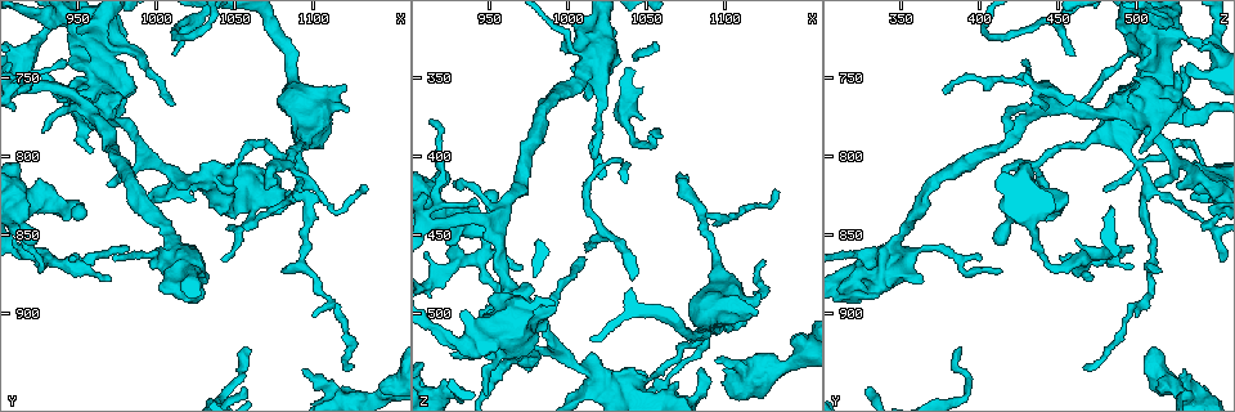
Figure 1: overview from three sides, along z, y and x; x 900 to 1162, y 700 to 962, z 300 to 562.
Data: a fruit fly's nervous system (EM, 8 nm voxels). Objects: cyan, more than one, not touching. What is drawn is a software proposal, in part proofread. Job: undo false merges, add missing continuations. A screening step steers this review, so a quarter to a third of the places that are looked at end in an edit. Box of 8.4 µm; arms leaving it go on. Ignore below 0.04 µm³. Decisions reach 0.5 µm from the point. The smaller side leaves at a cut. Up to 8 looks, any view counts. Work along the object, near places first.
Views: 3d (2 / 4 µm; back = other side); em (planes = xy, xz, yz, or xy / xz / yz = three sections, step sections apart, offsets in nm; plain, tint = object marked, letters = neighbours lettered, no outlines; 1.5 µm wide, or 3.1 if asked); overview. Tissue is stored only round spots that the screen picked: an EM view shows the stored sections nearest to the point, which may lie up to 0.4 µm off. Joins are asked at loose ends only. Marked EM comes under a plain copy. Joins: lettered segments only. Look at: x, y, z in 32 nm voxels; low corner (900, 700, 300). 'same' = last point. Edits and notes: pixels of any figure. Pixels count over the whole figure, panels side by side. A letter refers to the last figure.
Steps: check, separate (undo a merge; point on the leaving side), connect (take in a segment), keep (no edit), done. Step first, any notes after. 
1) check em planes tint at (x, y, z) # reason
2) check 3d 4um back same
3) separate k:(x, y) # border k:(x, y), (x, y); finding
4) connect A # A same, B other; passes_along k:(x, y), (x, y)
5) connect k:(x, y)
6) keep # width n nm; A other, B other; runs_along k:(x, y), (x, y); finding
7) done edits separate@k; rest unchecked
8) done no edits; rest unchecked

check 3d 4um at (1070, 822, 410) # branch stops here

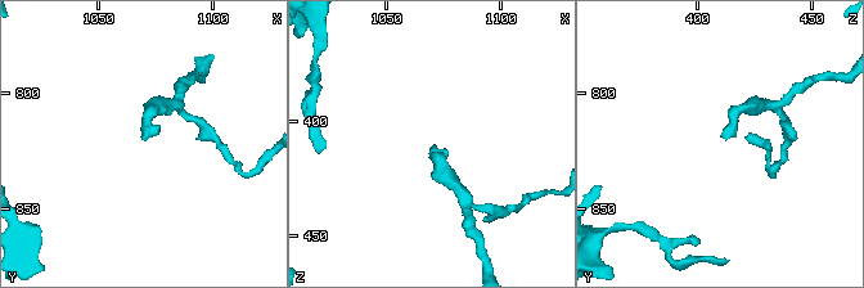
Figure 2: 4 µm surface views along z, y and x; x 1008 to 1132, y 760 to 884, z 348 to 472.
check em xz step 4 tint at (1069, 821, 412)

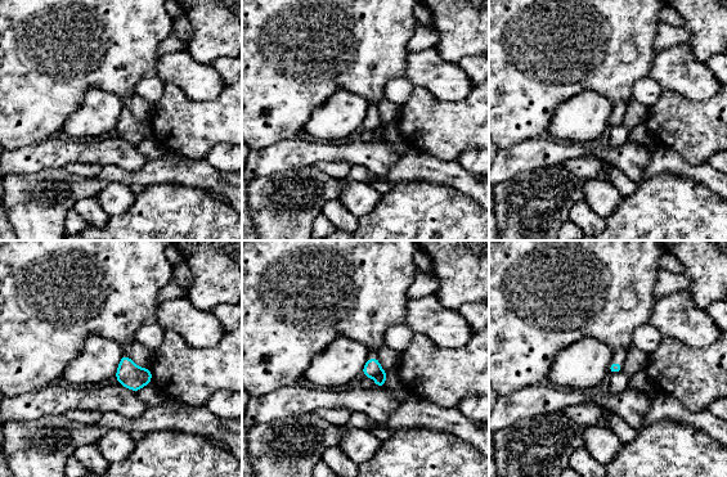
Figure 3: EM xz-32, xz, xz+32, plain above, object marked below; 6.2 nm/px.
check em planes letters same

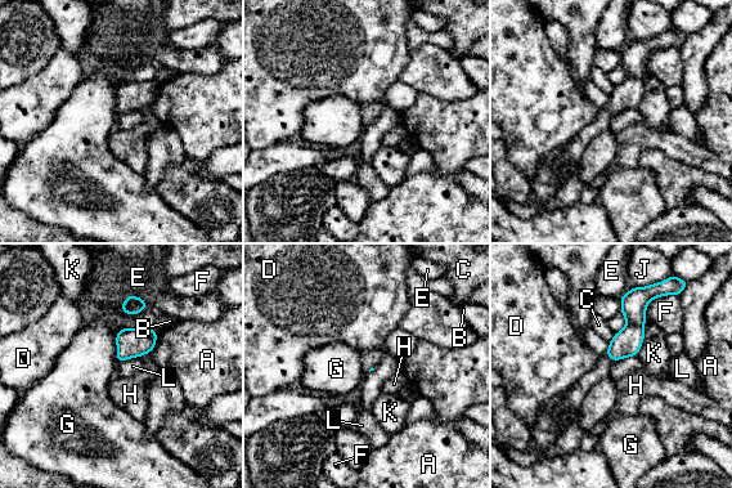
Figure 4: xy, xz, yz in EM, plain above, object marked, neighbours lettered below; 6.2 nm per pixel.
keep # A other, B other, C other, D other, E other, F other, G other, H other, J other, K other, L other; border 4:(115, 334), (116, 361); none of them fits

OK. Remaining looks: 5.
check em planes letters at (1096, 934, 530) # an open end

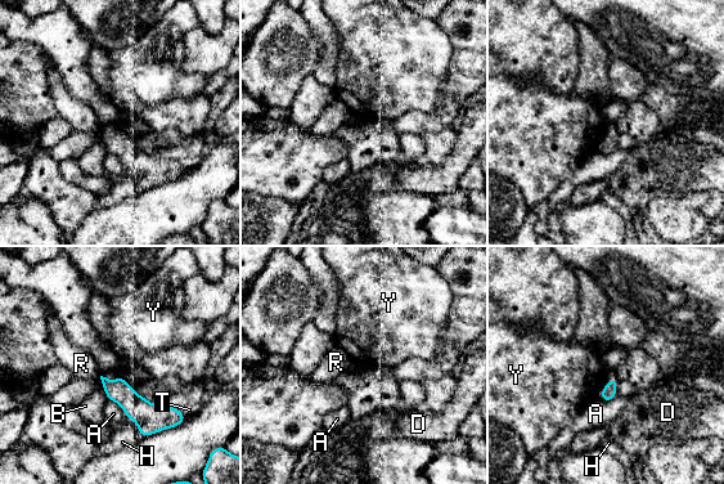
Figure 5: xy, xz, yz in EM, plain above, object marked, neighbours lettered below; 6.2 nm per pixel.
connect H # A other, B other, D other, H same, R other, T other, Y other; it goes on there

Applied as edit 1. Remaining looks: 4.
check overview # redraw

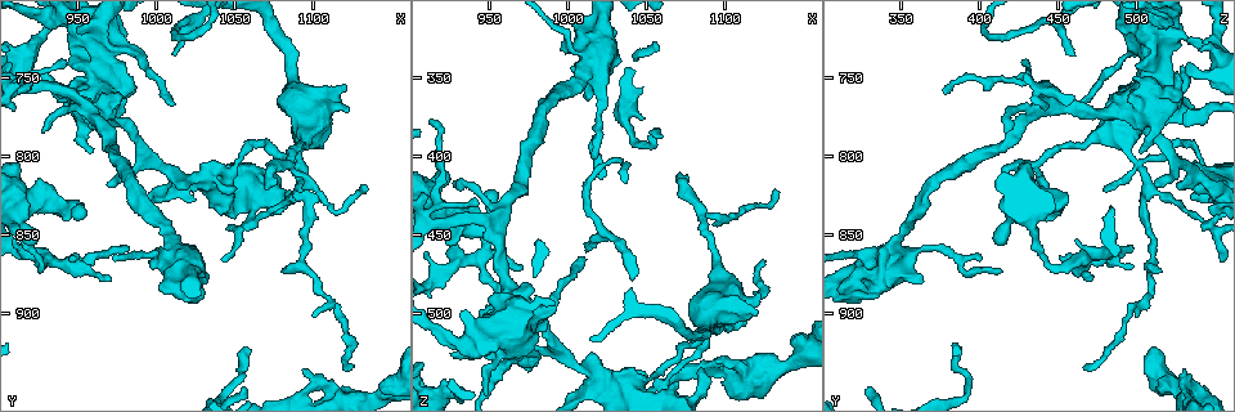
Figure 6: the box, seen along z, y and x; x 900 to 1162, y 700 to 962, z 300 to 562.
check 3d 2um at (950, 742, 506) # branch stops here

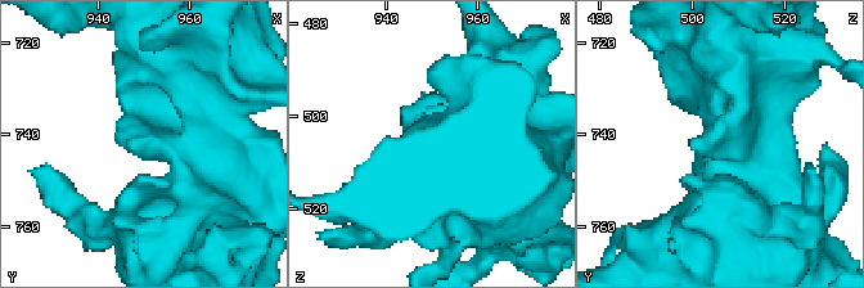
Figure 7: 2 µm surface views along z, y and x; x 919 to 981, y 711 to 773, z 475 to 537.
check em xy step 4 letters at (950, 741, 507) # now the EM

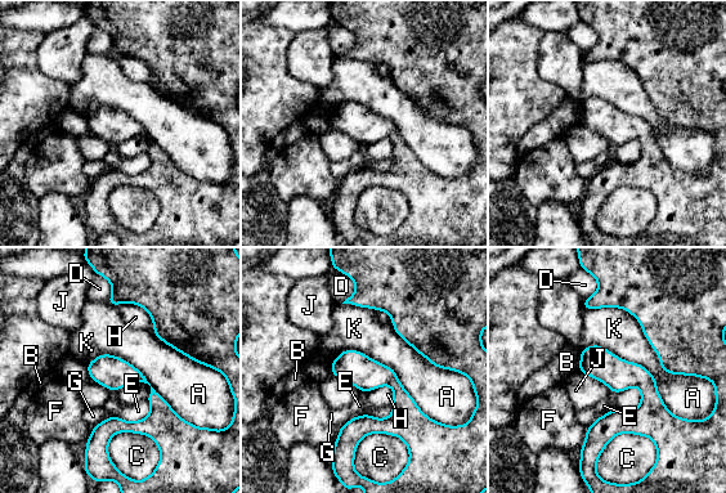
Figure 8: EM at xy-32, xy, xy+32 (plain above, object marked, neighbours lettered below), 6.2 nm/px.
keep # longest_contact K 480 nm; A other, B other, C other, D other, E other, F other, G other, H other, J other, K other; runs_along 8:(594, 348), (646, 389), (646, 406), (599, 447); none of them fits

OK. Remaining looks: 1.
done edits connect@5; rest unchecked

